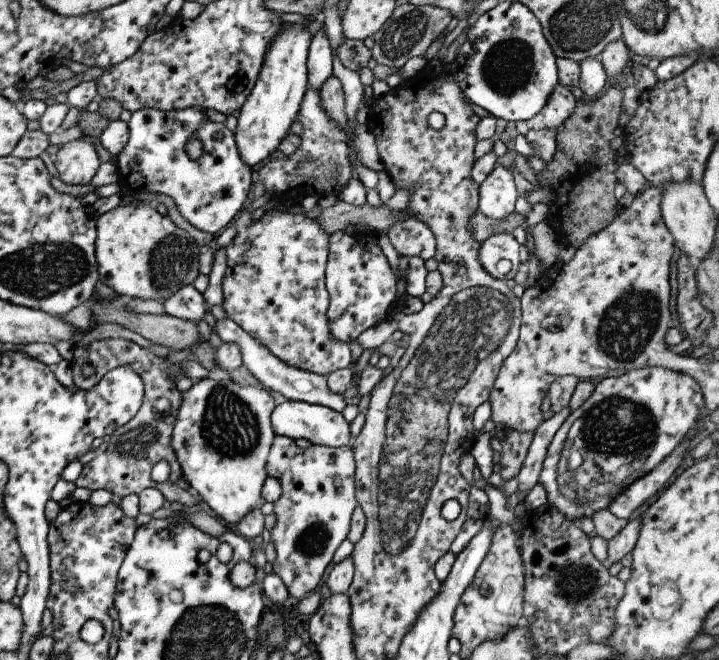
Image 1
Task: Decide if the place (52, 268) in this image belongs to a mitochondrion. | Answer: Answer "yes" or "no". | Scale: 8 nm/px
yes

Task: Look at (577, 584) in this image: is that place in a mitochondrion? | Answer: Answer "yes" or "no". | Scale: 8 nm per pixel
yes

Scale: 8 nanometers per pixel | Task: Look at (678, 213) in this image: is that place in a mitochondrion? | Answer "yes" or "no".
no

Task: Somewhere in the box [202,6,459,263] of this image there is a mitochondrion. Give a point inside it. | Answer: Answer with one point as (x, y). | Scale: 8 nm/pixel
(401, 35)

